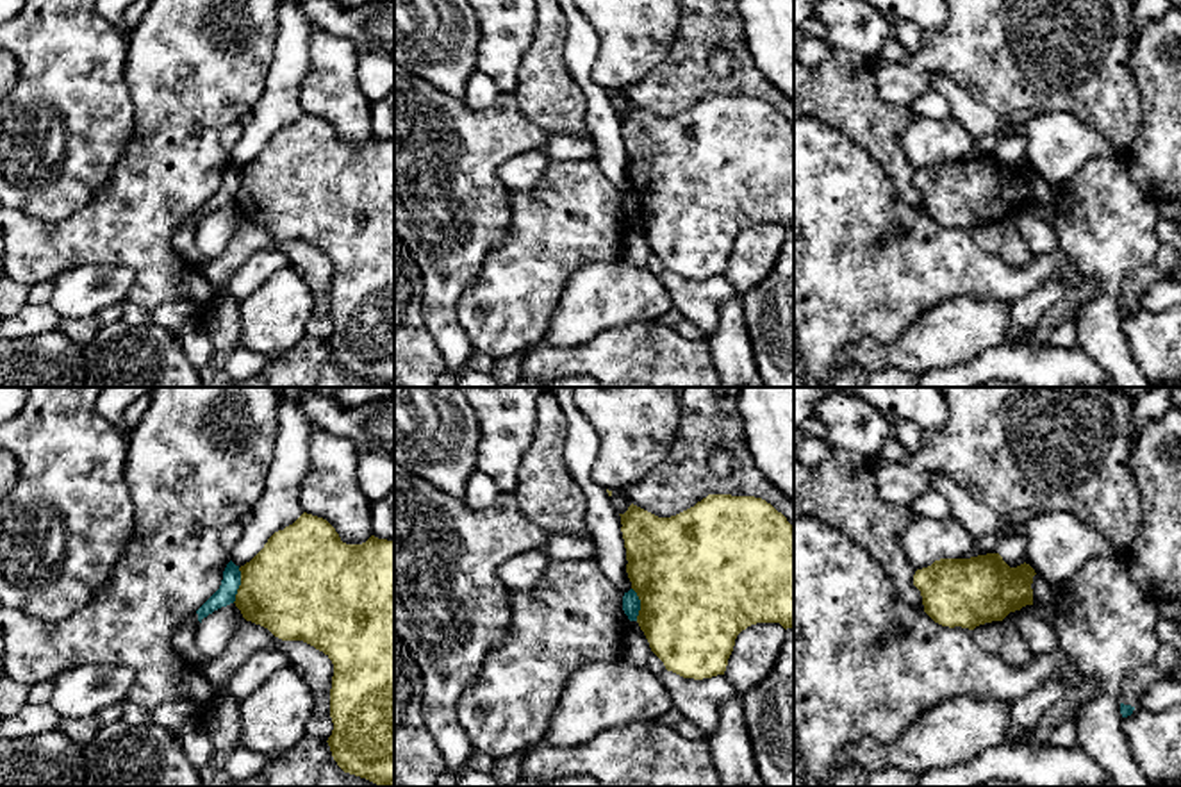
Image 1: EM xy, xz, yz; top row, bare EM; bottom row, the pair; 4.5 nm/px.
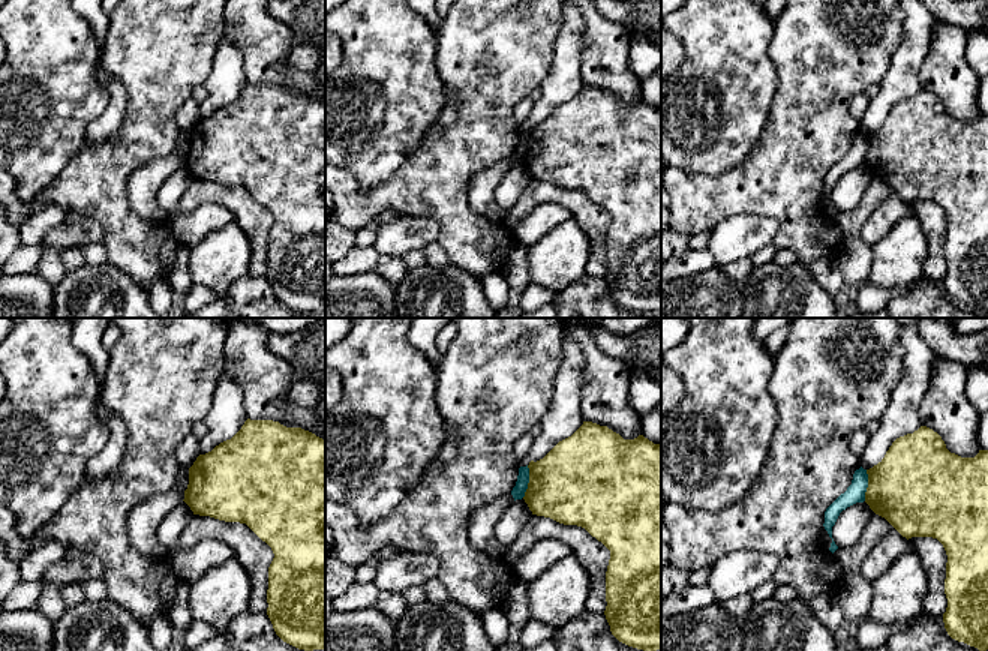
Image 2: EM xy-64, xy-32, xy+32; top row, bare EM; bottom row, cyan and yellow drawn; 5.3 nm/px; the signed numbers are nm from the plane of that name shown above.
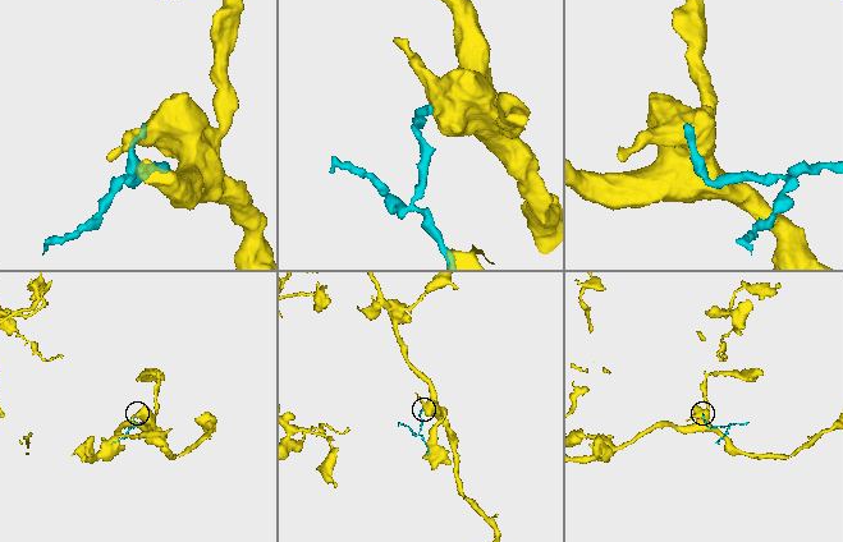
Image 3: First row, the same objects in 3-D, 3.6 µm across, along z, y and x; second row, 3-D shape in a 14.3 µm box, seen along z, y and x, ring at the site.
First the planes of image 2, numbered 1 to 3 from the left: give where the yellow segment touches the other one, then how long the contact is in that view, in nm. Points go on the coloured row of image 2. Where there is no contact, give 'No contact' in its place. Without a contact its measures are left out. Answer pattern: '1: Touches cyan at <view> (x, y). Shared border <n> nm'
1: No contact
2: Touches cyan at xy-32 (528, 482). Shared border 180 nm
3: Touches cyan at xy+32 (867, 485). Shared border 170 nm

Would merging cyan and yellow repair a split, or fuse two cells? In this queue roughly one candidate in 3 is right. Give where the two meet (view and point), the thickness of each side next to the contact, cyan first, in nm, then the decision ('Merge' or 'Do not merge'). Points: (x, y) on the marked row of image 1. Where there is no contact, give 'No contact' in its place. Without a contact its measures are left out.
Touches cyan at xy (239, 584). Thickness 90 nm (cyan) against 460 nm. Do not merge

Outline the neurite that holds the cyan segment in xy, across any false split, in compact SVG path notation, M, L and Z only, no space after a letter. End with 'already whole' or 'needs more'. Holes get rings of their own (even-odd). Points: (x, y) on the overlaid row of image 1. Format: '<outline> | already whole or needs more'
M232 560L223 571L219 589L196 610L198 621L212 614L214 610L227 607L235 601L237 589L241 585L241 571Z | already whole

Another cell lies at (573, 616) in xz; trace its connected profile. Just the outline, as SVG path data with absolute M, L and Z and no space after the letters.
M594 559L576 562L549 562L535 587L510 591L510 628L505 644L491 651L475 682L457 701L457 719L466 730L473 750L492 758L503 758L539 742L560 705L571 675L583 664L619 660L630 619L623 610L621 592Z

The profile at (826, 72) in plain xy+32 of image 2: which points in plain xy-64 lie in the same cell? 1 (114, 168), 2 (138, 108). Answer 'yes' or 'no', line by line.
1: yes
2: yes

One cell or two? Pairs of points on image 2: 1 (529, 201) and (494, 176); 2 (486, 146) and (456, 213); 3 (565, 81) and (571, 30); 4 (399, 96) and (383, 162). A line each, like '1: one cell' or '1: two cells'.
1: two cells
2: one cell
3: one cell
4: one cell

